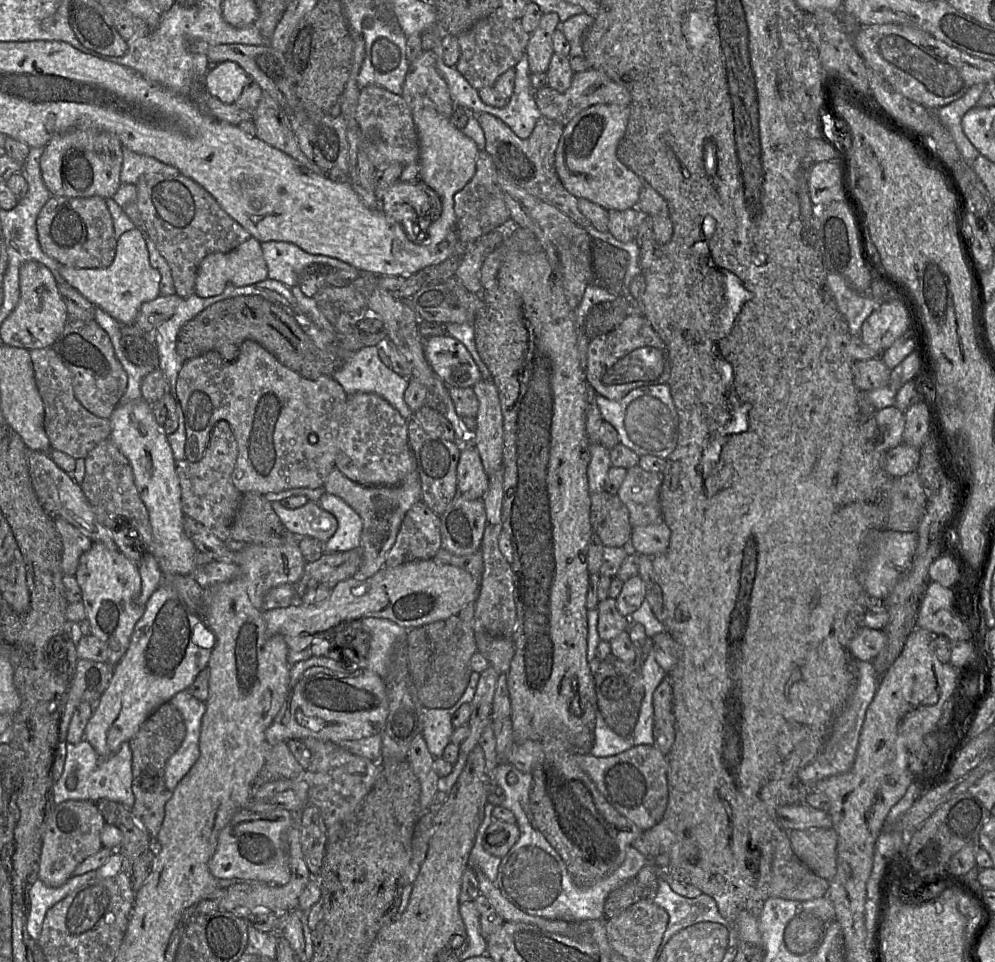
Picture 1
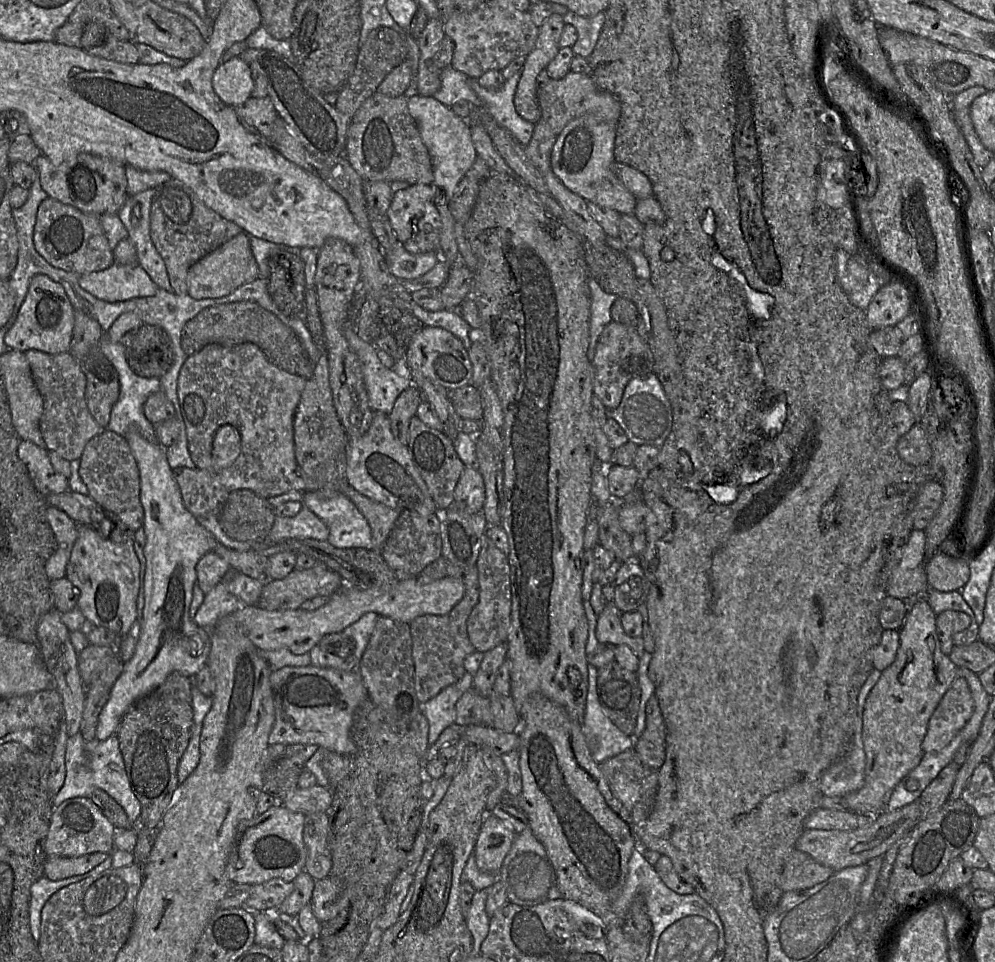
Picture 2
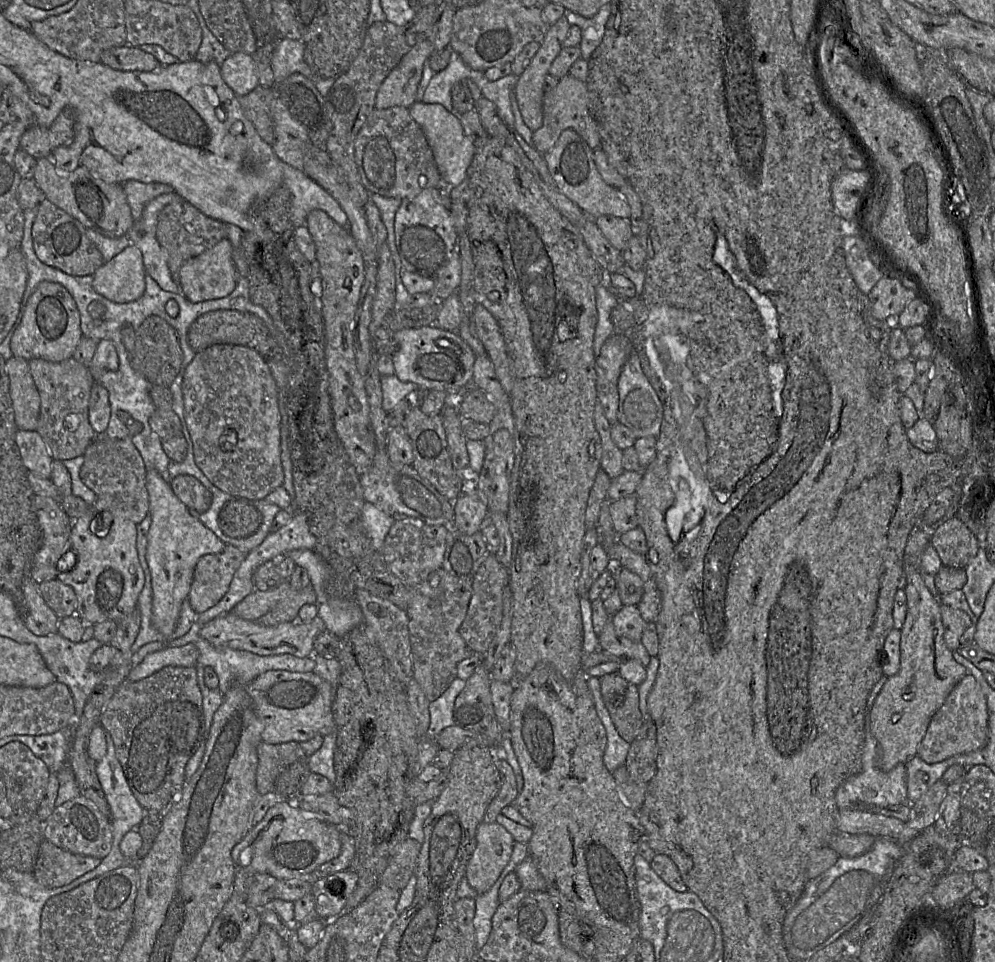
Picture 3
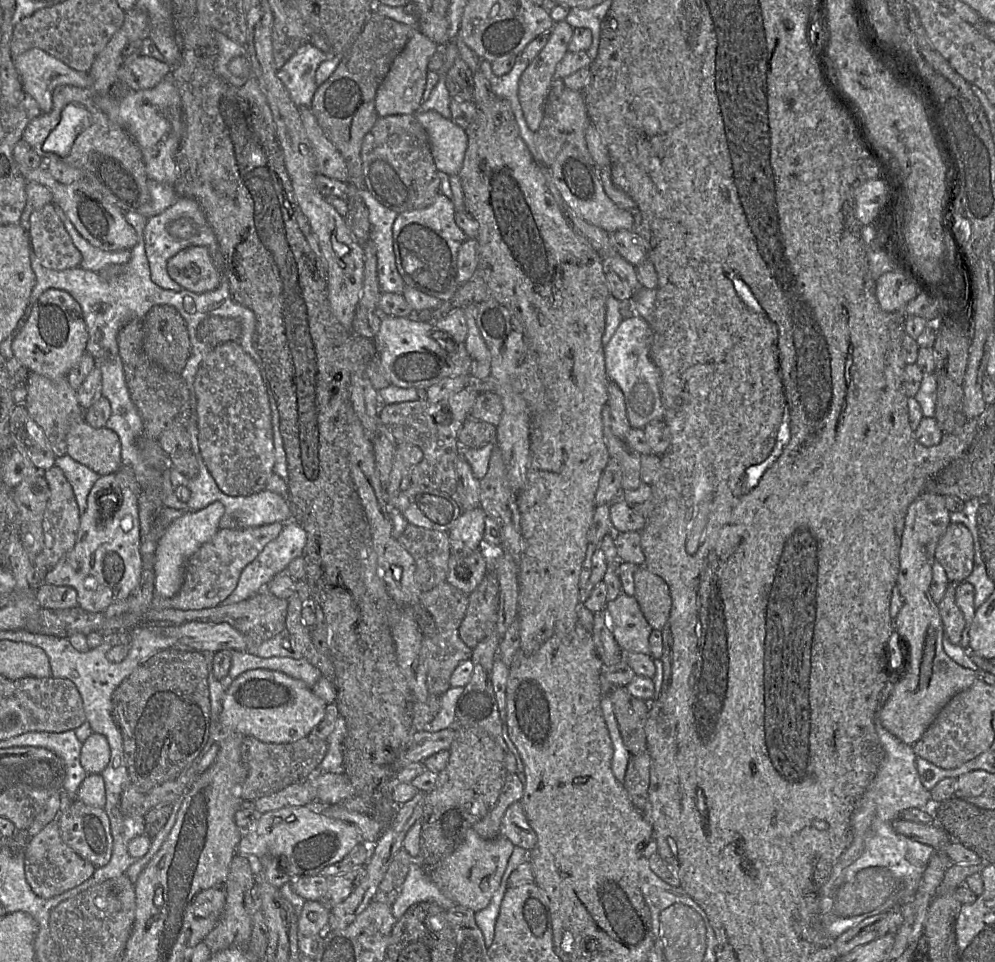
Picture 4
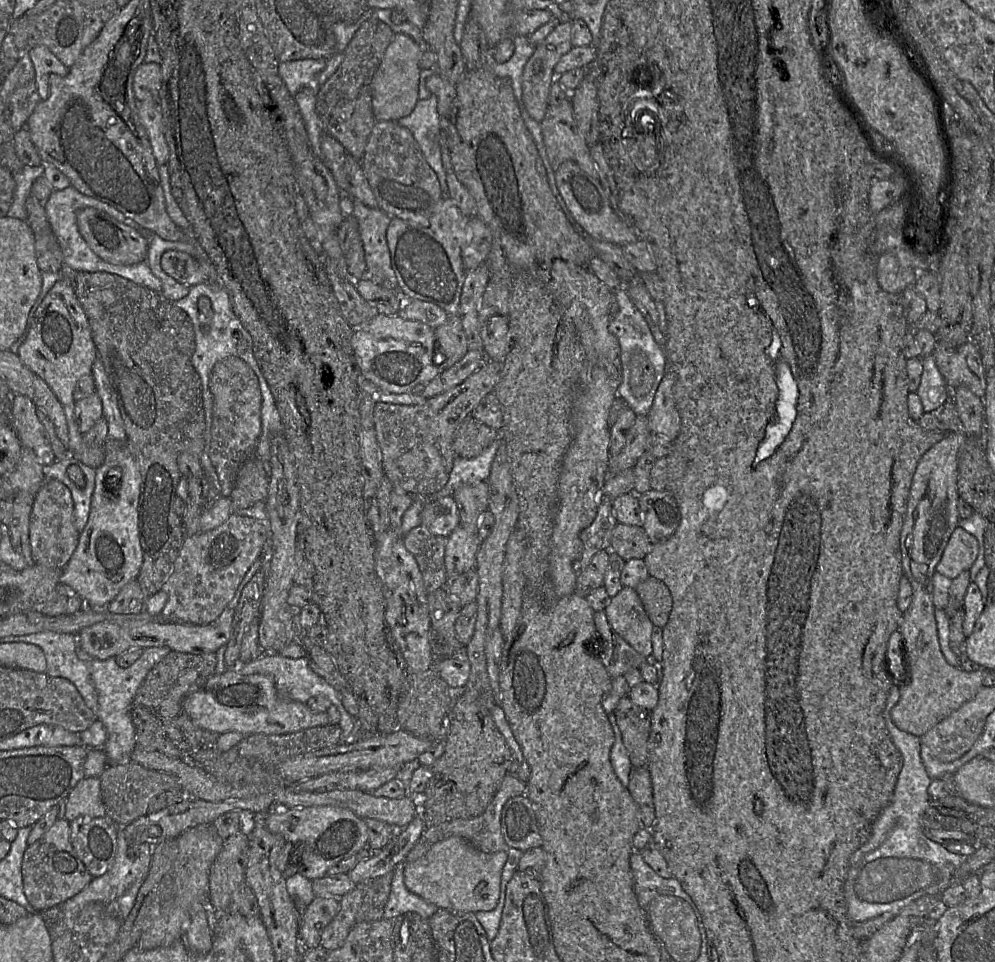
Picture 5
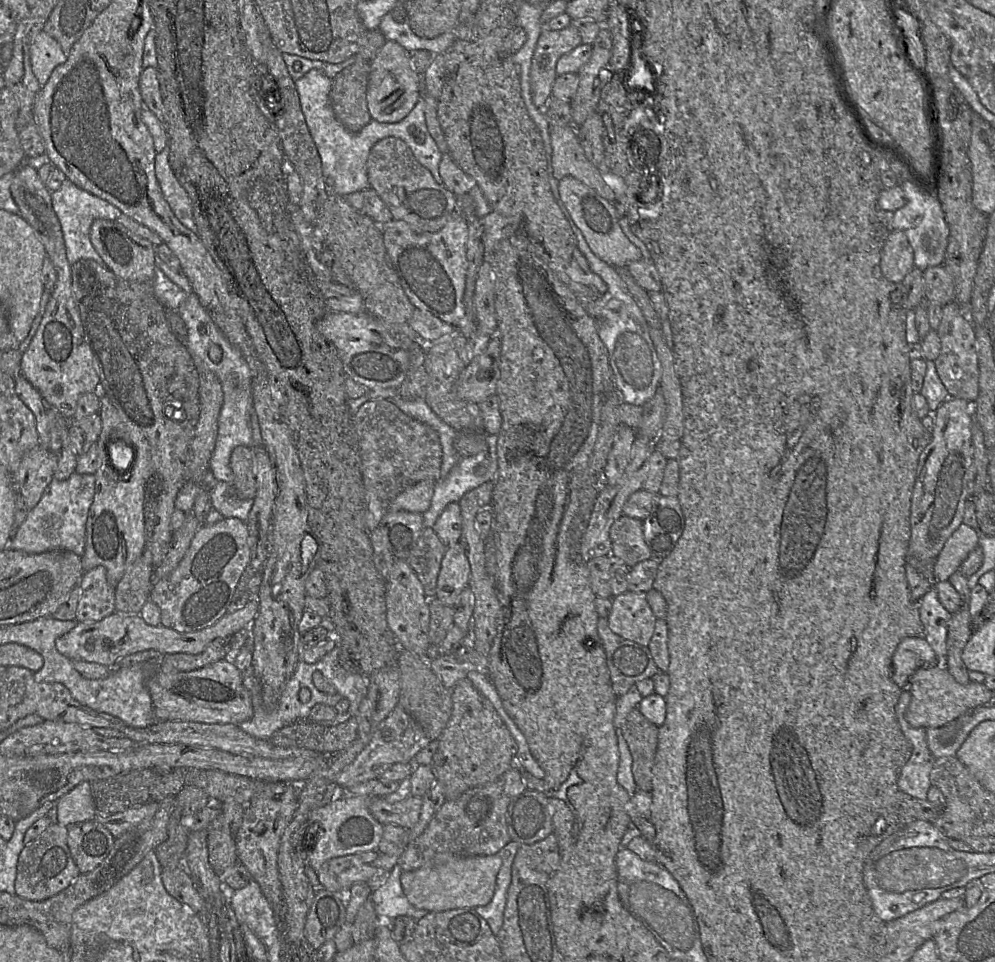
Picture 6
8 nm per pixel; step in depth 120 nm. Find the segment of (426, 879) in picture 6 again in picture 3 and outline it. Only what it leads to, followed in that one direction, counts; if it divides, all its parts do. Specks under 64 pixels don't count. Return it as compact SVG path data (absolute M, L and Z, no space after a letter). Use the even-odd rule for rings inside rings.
M497 821L482 822L476 832L476 847L468 861L465 877L478 893L487 892L508 864L515 841Z

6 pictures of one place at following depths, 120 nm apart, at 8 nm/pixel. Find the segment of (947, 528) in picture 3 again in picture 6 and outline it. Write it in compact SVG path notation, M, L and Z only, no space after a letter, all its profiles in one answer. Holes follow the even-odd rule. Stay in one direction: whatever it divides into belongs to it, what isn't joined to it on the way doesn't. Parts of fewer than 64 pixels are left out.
M962 522L946 540L934 561L934 580L936 582L948 580L976 546L978 546L976 530Z

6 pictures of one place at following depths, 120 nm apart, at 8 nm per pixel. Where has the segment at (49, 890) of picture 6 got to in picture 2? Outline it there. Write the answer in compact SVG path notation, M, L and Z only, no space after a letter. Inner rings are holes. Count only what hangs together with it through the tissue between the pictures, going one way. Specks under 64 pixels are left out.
M91 853L78 857L49 856L44 863L44 876L56 881L85 874L103 863L108 853Z

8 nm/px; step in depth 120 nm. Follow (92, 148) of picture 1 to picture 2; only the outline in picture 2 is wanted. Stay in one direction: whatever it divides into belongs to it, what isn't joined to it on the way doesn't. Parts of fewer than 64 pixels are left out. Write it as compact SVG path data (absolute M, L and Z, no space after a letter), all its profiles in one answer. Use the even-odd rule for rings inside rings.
M83 153L74 161L55 165L48 157L40 155L34 165L48 198L56 199L83 213L97 216L118 214L127 198L125 166L111 159Z

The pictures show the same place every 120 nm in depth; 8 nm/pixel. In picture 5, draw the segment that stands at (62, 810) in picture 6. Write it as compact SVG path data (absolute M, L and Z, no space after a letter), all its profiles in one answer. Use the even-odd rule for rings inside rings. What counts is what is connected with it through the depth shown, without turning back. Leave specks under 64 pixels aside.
M85 777L73 788L66 799L65 819L69 822L80 816L90 818L106 815L101 795L100 778Z

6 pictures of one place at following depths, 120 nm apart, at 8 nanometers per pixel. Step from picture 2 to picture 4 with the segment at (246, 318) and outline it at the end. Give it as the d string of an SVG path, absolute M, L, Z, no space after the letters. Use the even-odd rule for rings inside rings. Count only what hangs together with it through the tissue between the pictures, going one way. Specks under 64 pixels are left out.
M207 317L197 328L197 338L215 348L227 342L238 342L242 334L239 321L223 317Z

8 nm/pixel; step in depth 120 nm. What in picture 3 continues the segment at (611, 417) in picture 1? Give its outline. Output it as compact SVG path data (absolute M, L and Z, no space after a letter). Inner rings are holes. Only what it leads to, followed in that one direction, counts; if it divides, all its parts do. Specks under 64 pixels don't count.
M633 353L624 365L618 380L618 389L618 422L629 428L637 439L647 436L657 438L663 420L663 406L656 391L644 374L637 354Z

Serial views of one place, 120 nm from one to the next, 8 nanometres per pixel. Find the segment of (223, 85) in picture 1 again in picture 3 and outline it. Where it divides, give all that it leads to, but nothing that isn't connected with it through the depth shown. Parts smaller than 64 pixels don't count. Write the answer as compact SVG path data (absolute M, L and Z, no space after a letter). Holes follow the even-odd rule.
M234 53L220 67L222 79L236 97L250 93L259 85L259 77L253 55Z

